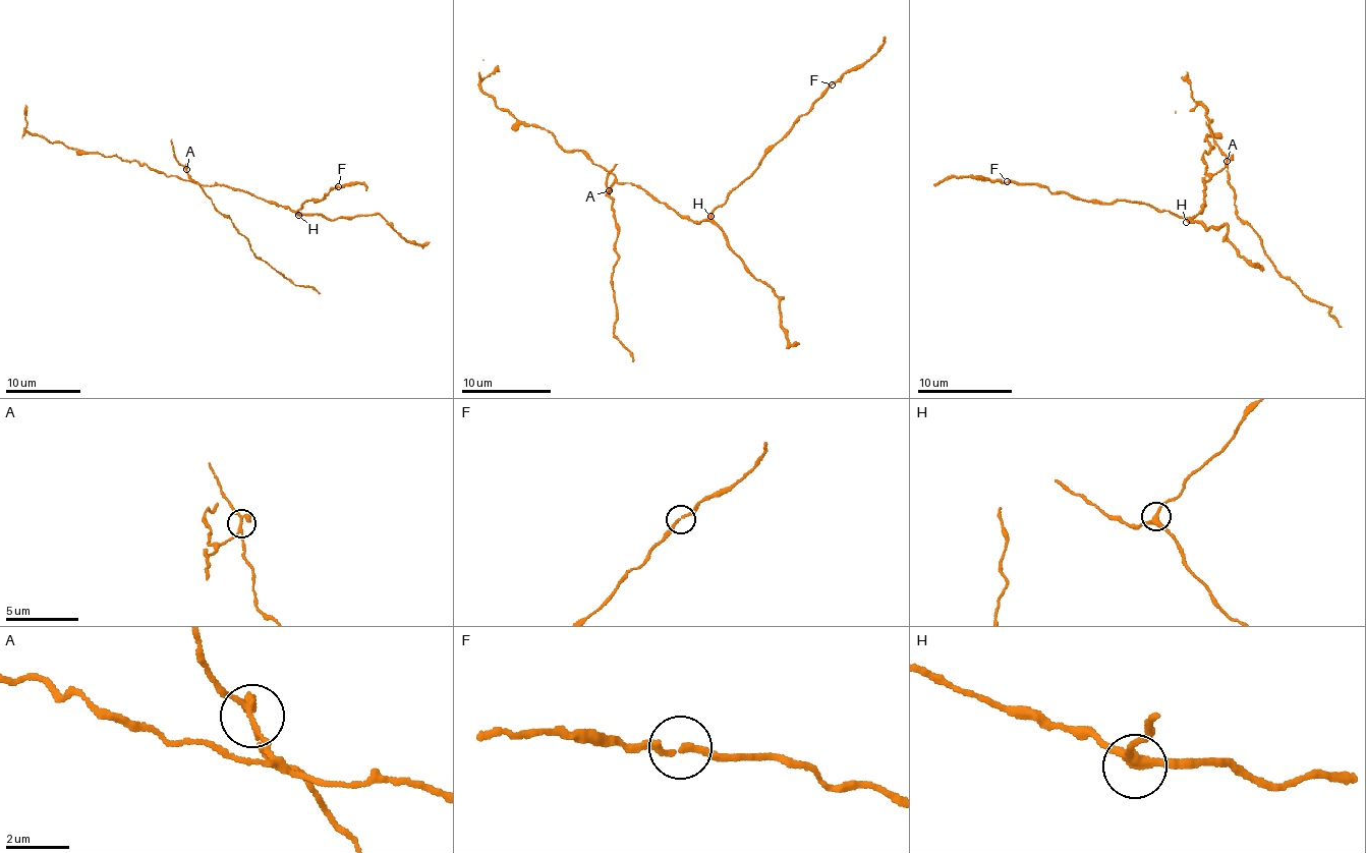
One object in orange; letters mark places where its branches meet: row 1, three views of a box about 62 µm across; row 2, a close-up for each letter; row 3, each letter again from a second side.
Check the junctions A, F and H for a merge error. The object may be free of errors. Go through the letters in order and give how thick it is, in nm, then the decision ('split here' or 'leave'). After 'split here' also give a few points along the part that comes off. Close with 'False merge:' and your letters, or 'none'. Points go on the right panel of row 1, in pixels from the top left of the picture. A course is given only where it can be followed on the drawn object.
A: 180 nm thick; split here; foreign part runs (1226, 160), (1239, 219), (1258, 236), (1264, 253), (1283, 275), (1308, 297), (1327, 304), (1341, 327)
F: 180 nm thick; leave
H: 280 nm thick; leave
False merge: A

